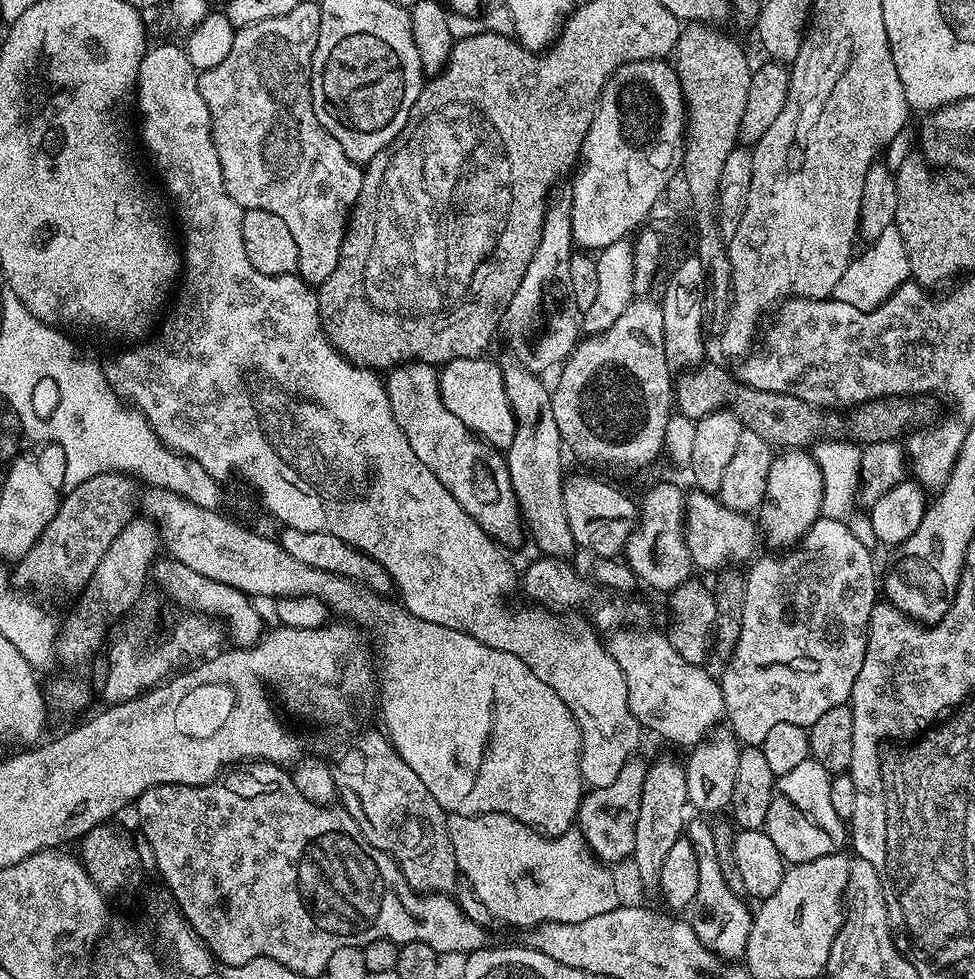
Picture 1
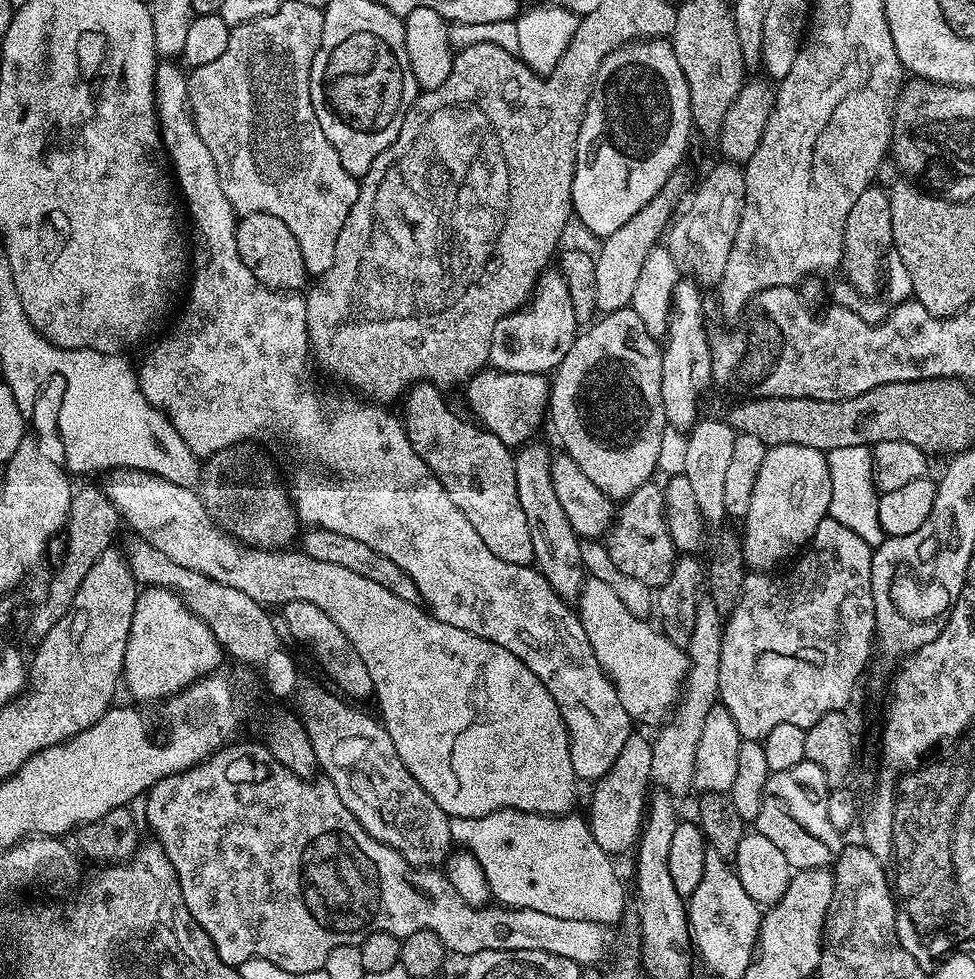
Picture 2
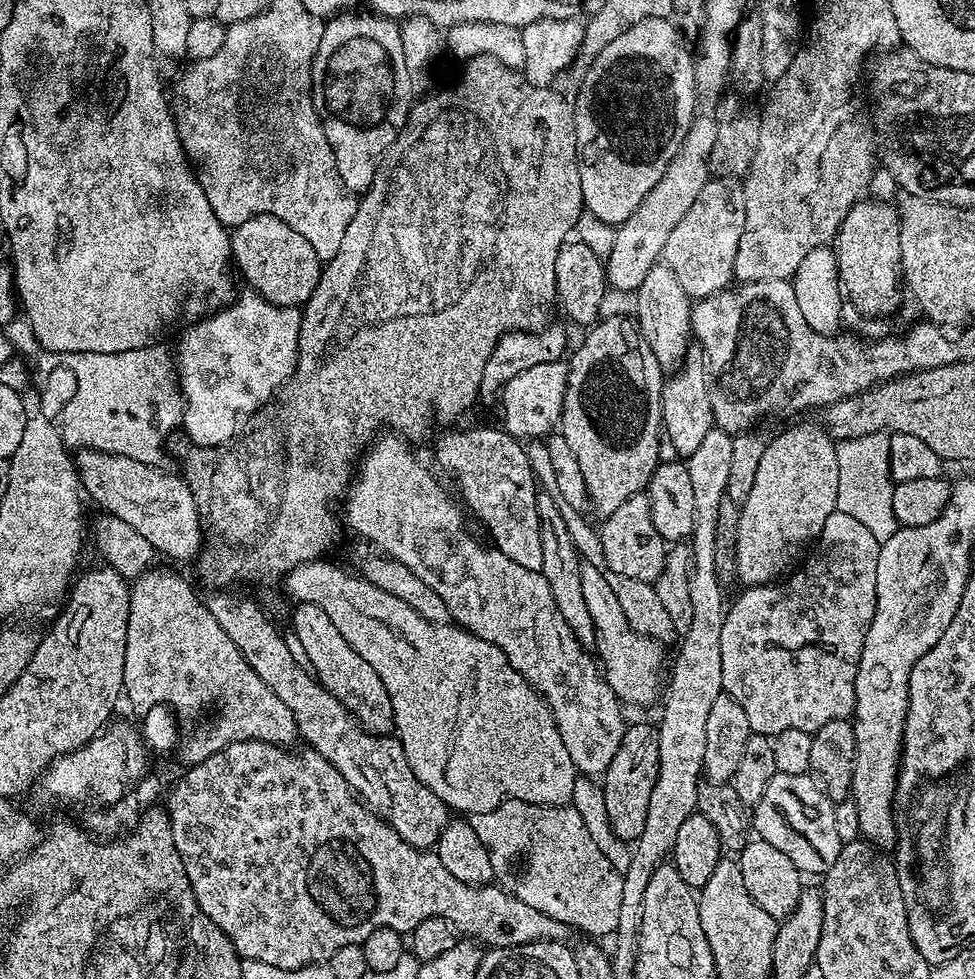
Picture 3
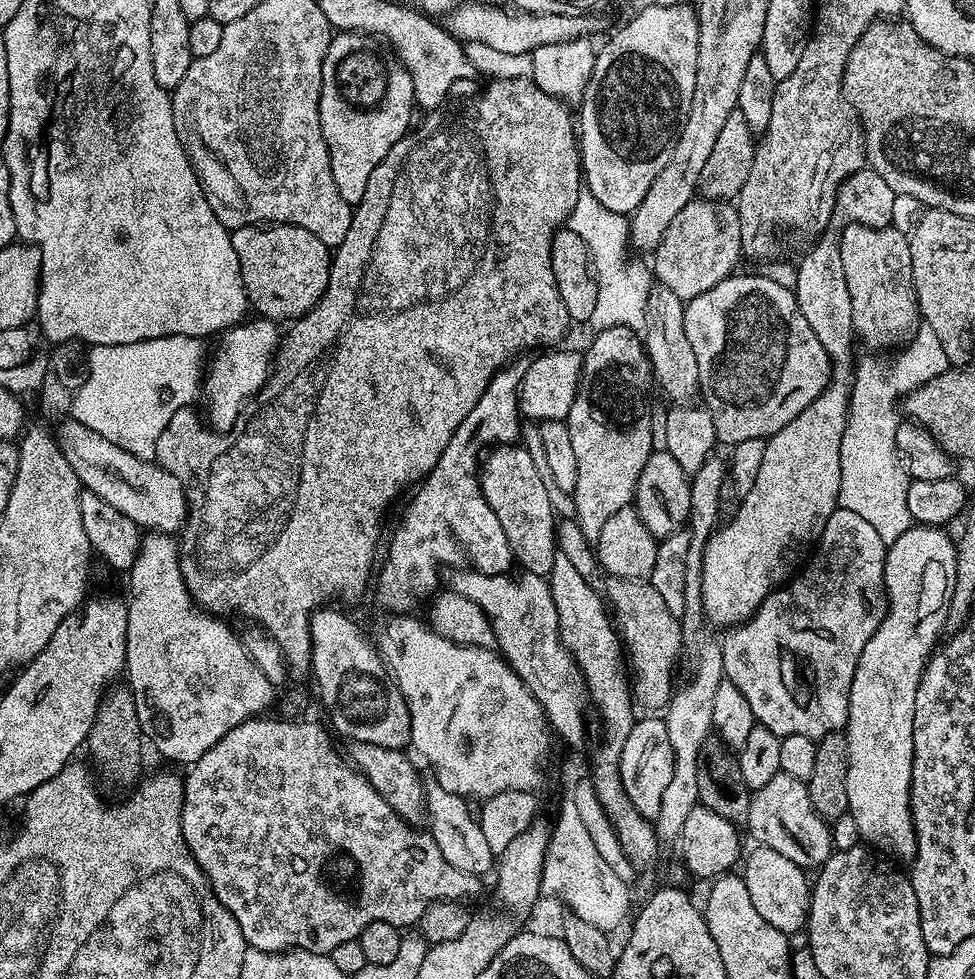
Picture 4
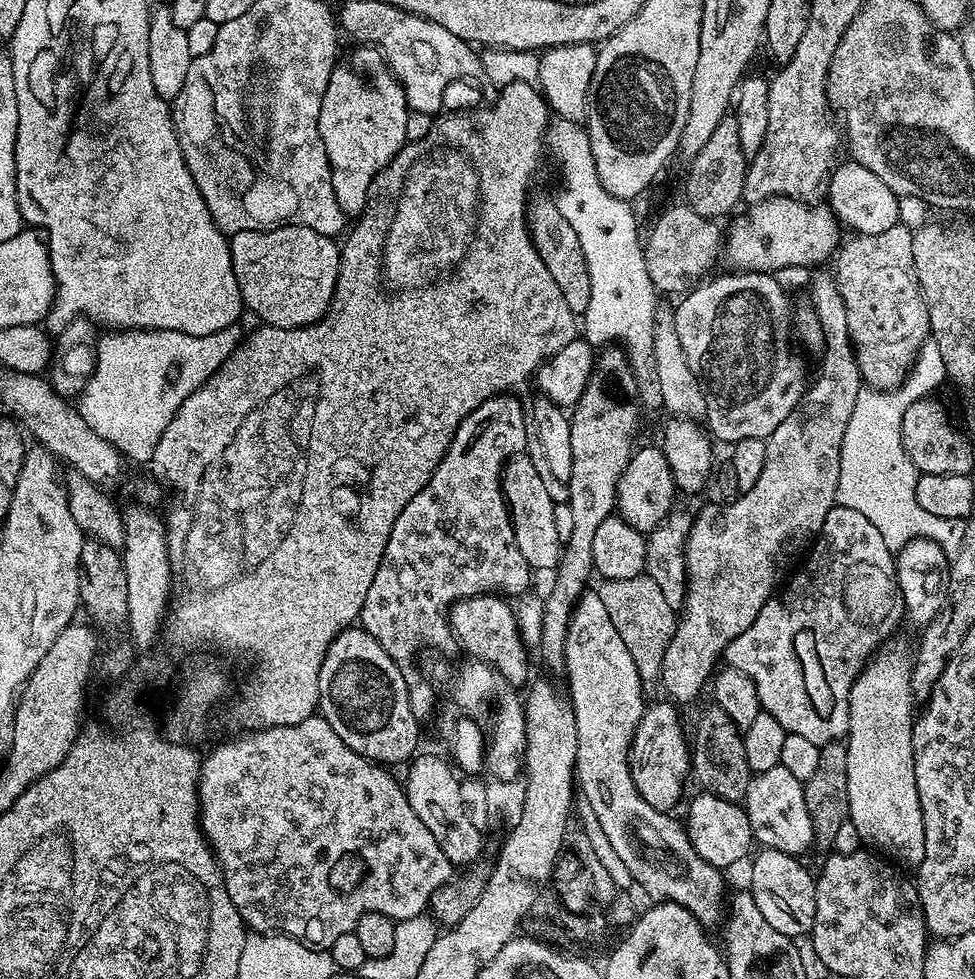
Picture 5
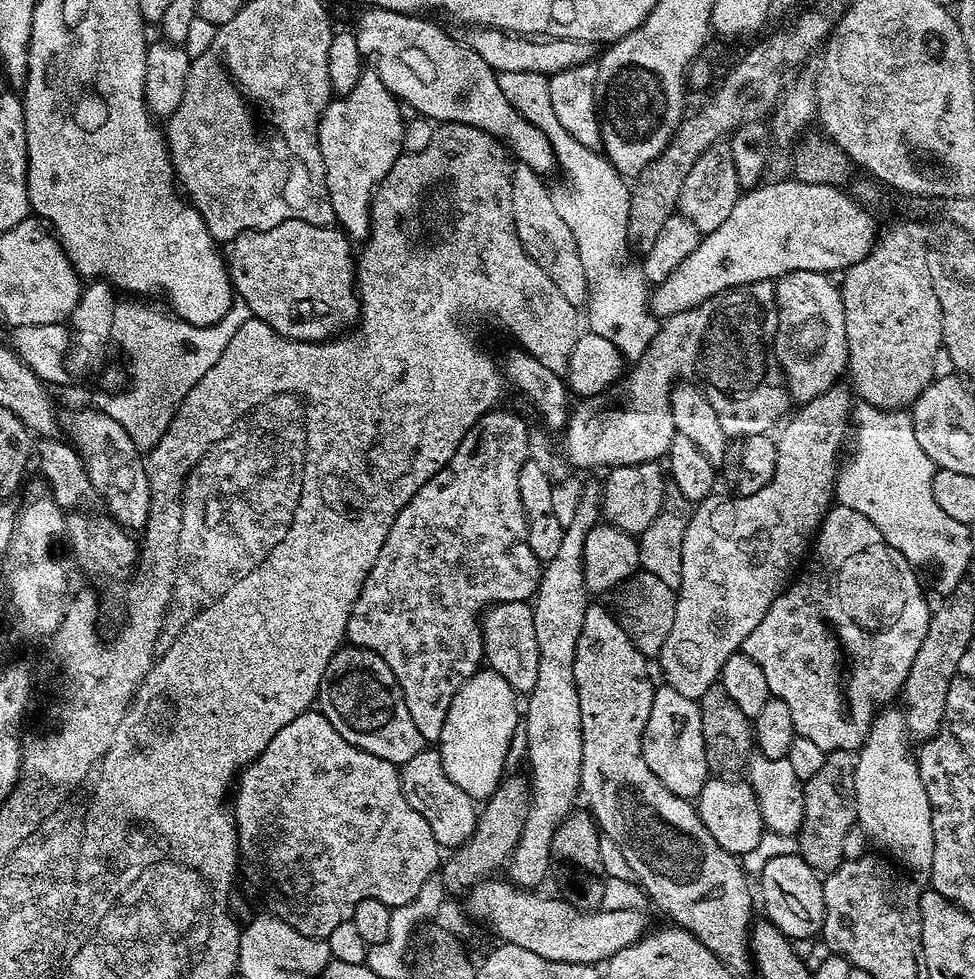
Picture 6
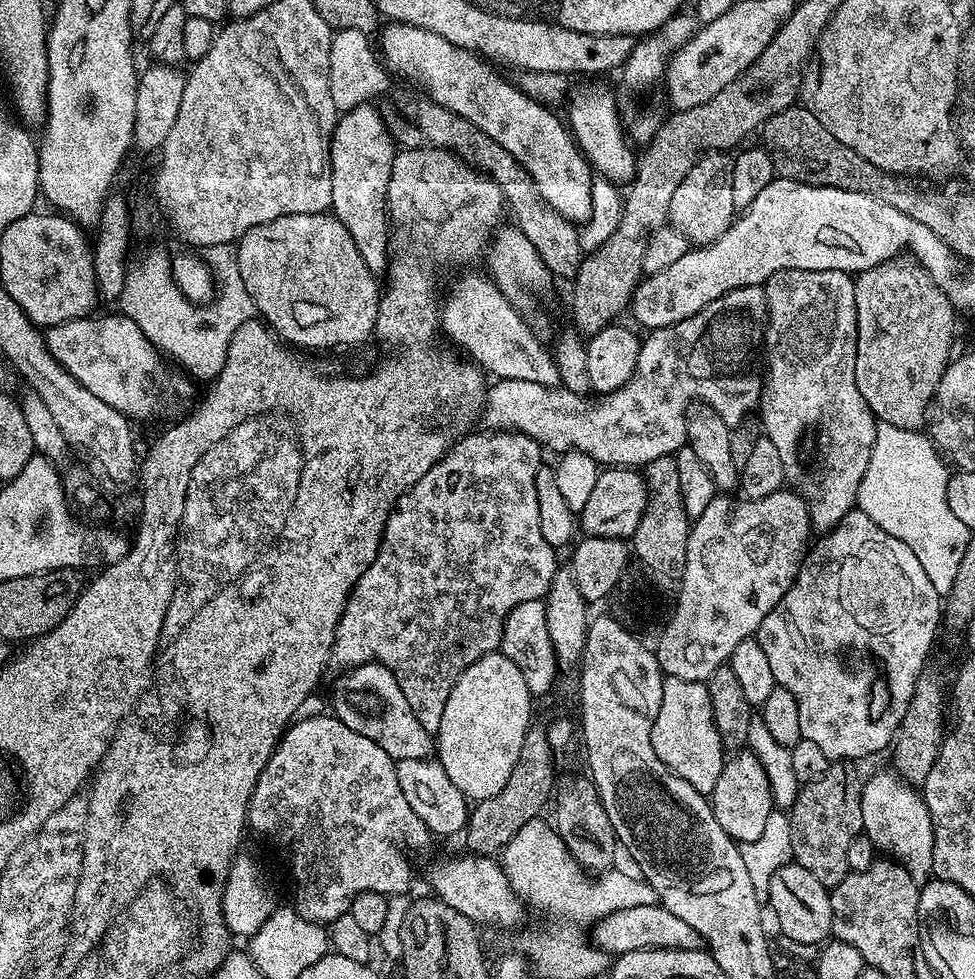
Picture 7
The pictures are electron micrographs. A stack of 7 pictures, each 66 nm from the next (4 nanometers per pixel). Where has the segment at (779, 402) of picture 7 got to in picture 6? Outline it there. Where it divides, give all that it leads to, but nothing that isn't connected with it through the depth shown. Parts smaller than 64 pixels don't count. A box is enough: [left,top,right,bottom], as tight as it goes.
[775,272,847,406]

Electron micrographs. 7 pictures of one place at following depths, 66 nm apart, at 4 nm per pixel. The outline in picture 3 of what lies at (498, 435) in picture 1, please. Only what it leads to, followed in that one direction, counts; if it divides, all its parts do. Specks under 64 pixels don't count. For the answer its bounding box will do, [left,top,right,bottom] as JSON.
[498,360,568,442]

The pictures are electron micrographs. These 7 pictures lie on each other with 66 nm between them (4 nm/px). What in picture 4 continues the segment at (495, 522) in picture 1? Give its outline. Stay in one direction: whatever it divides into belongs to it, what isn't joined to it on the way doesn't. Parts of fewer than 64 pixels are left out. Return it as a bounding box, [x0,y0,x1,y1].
[479,443,558,578]

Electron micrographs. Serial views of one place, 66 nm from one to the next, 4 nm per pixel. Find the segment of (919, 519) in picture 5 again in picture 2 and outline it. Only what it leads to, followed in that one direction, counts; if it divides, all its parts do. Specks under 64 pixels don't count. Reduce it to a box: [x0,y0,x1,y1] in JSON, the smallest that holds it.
[827,446,886,550]

